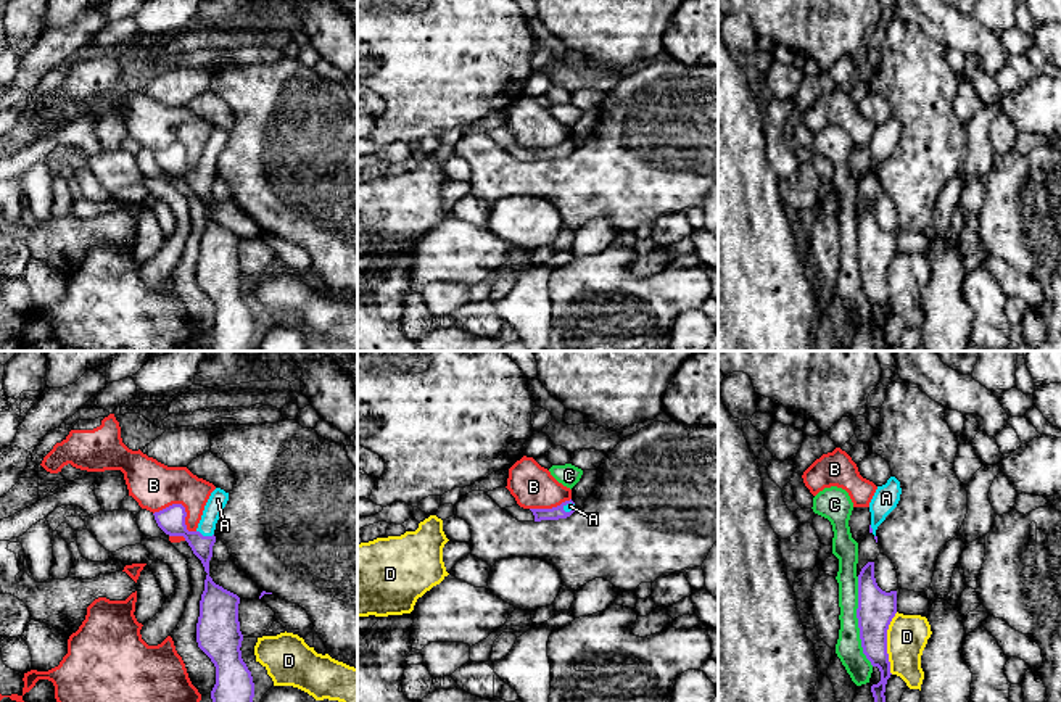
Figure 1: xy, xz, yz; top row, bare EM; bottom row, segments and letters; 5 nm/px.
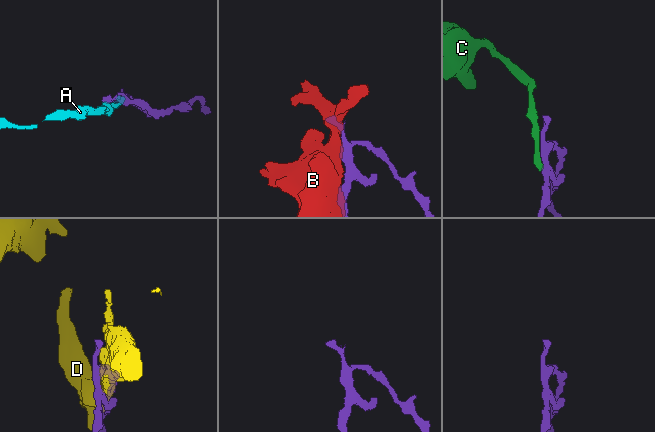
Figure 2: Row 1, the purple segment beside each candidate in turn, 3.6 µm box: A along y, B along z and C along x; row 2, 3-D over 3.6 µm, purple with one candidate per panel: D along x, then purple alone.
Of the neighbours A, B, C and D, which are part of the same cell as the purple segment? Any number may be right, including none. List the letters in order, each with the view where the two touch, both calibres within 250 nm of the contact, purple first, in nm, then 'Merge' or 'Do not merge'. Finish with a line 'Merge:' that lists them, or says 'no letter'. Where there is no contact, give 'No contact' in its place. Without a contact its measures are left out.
A: Touches purple in xy. Thickness 140 nm (purple) against 90 nm. Merge
B: Touches purple in xy. Thickness 140 nm (purple) against 240 nm. Do not merge
C: Touches purple in yz. Thickness 190 nm (purple) against 130 nm. Do not merge
D: Touches purple in yz. Thickness 190 nm (purple) against 200 nm. Do not merge
Merge: A

